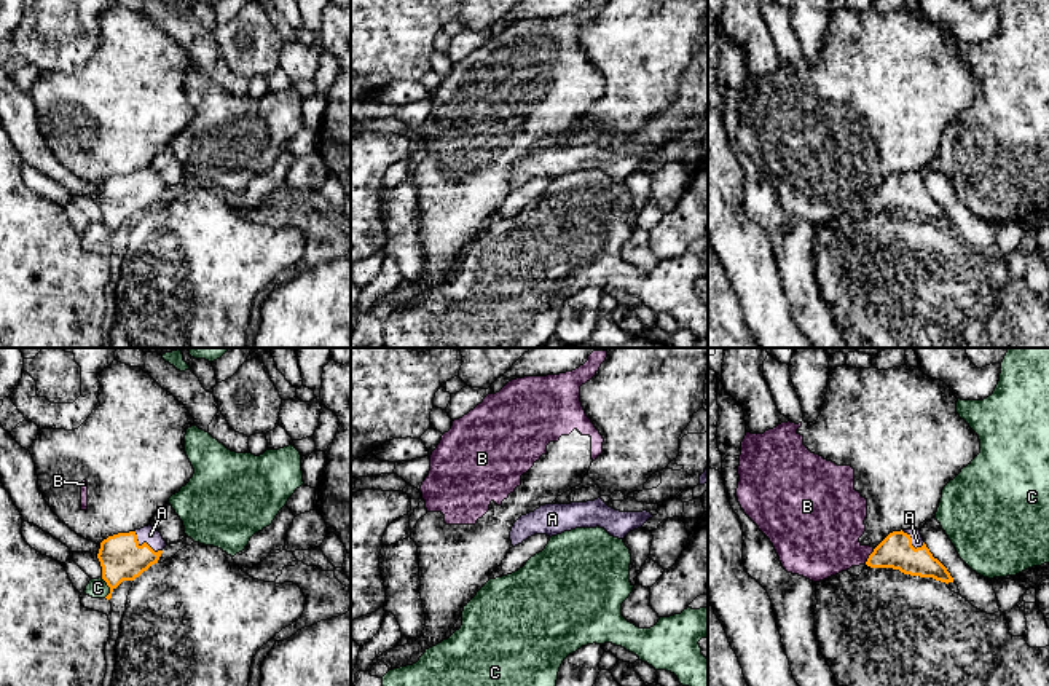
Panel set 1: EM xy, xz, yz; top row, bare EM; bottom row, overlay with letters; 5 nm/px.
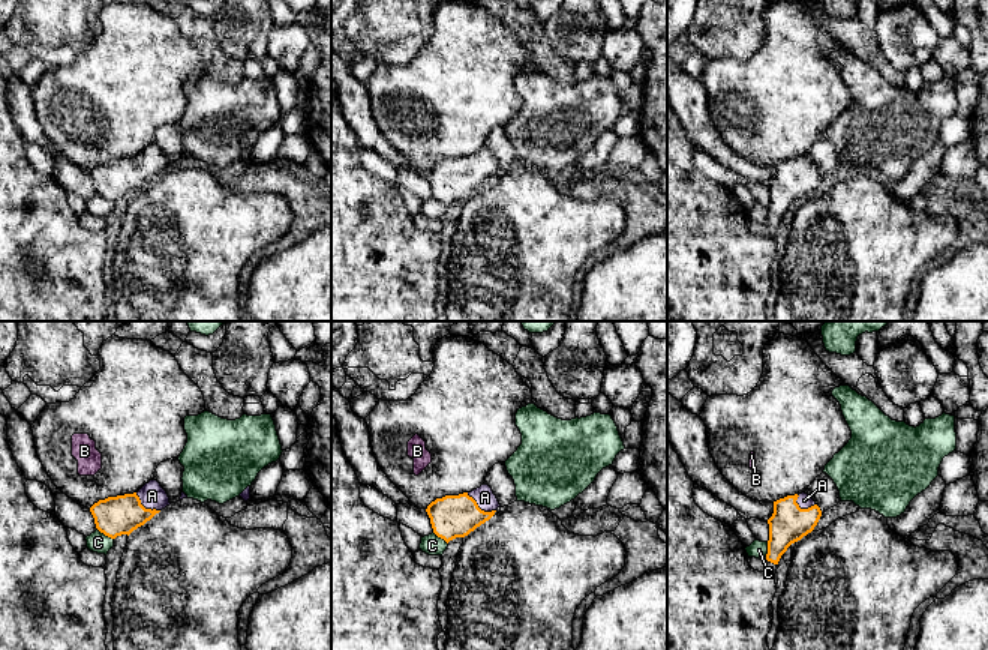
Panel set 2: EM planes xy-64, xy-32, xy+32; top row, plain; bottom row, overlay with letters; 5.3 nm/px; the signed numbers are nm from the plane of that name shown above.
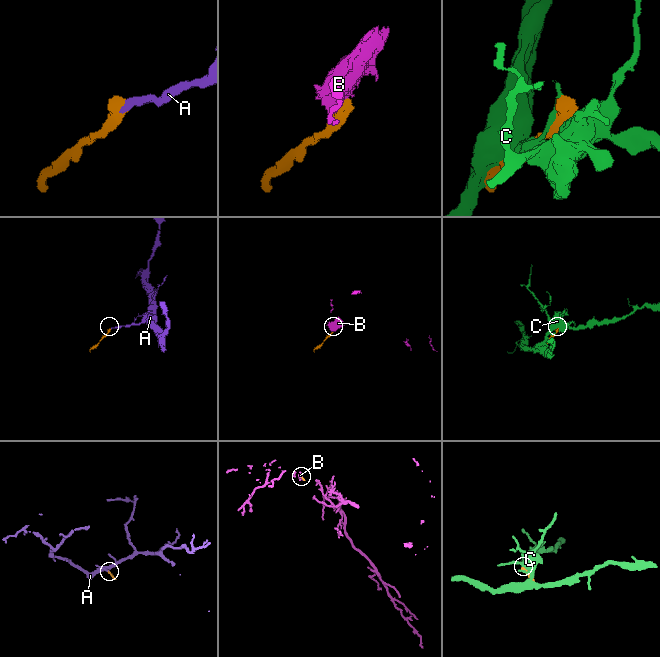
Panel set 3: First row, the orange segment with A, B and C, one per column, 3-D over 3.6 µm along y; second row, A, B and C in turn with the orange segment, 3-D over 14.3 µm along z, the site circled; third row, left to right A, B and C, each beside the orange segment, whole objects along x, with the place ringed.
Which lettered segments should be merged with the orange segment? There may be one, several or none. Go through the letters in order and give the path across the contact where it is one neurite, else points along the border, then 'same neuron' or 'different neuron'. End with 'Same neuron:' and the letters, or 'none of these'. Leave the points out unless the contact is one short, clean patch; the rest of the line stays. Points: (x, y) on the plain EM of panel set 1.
A: across xy (121, 201), (145, 185), (150, 177) | same neuron
B: along yz (874, 192), (864, 206) | different neuron
C: different neuron
Same neuron: A

